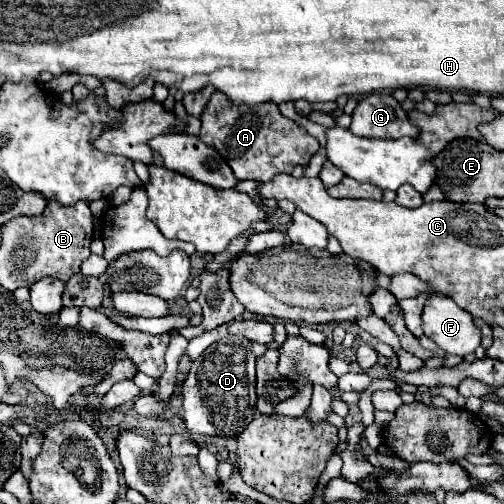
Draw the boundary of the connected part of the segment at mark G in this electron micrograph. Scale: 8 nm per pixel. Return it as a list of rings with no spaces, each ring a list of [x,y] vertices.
[[[369,94],[365,96],[355,112],[353,112],[351,132],[365,138],[417,138],[419,128],[409,124],[407,112],[401,108],[401,104],[389,94]]]

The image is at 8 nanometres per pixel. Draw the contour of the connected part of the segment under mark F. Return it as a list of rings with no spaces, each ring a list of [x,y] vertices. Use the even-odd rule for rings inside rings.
[[[435,294],[427,300],[423,332],[447,354],[467,356],[479,346],[479,330],[473,324],[473,316],[445,294]]]

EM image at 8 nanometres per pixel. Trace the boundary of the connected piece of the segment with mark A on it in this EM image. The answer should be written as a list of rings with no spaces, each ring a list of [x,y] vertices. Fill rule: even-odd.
[[[213,92],[201,116],[201,140],[213,146],[231,166],[237,180],[267,182],[279,172],[293,172],[297,164],[309,164],[311,156],[319,150],[319,142],[309,136],[293,120],[285,118],[277,104],[237,106],[223,92]]]

